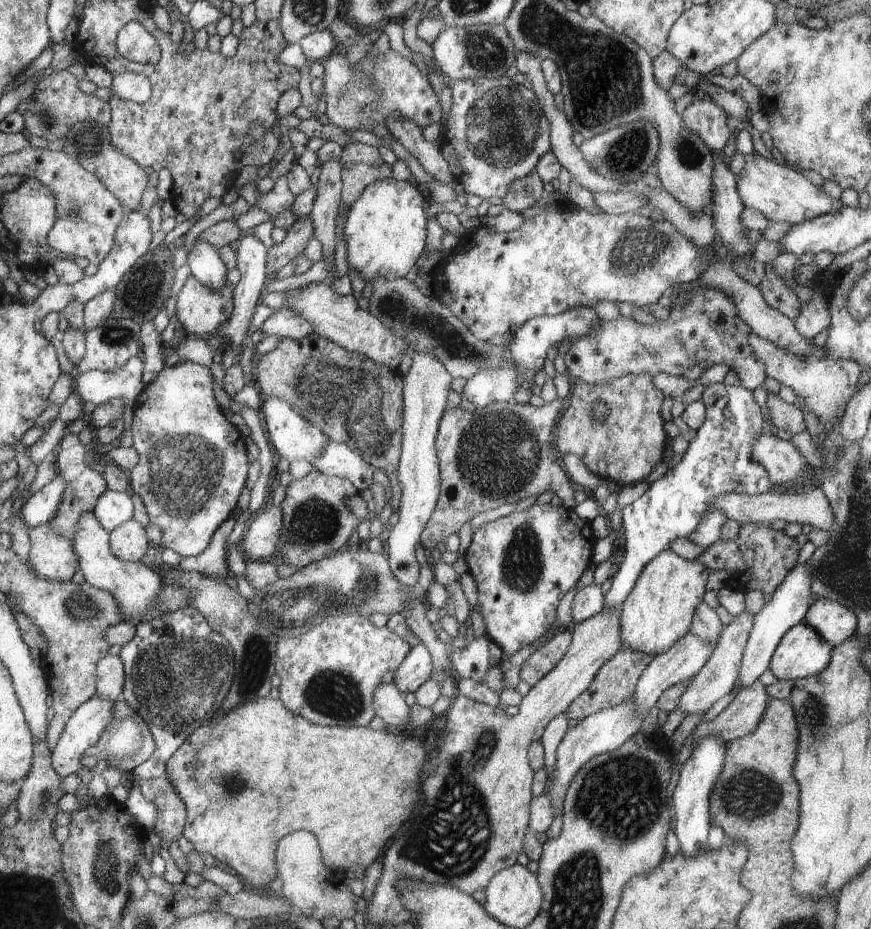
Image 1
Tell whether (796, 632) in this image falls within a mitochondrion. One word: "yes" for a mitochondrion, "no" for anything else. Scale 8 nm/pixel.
no

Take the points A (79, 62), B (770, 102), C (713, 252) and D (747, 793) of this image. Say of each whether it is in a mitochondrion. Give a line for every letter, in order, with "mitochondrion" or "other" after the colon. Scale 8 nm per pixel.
A: other
B: other
C: other
D: mitochondrion

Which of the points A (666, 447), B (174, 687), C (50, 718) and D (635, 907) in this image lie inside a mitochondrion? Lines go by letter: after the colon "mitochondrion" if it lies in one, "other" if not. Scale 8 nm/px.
A: other
B: mitochondrion
C: other
D: other

